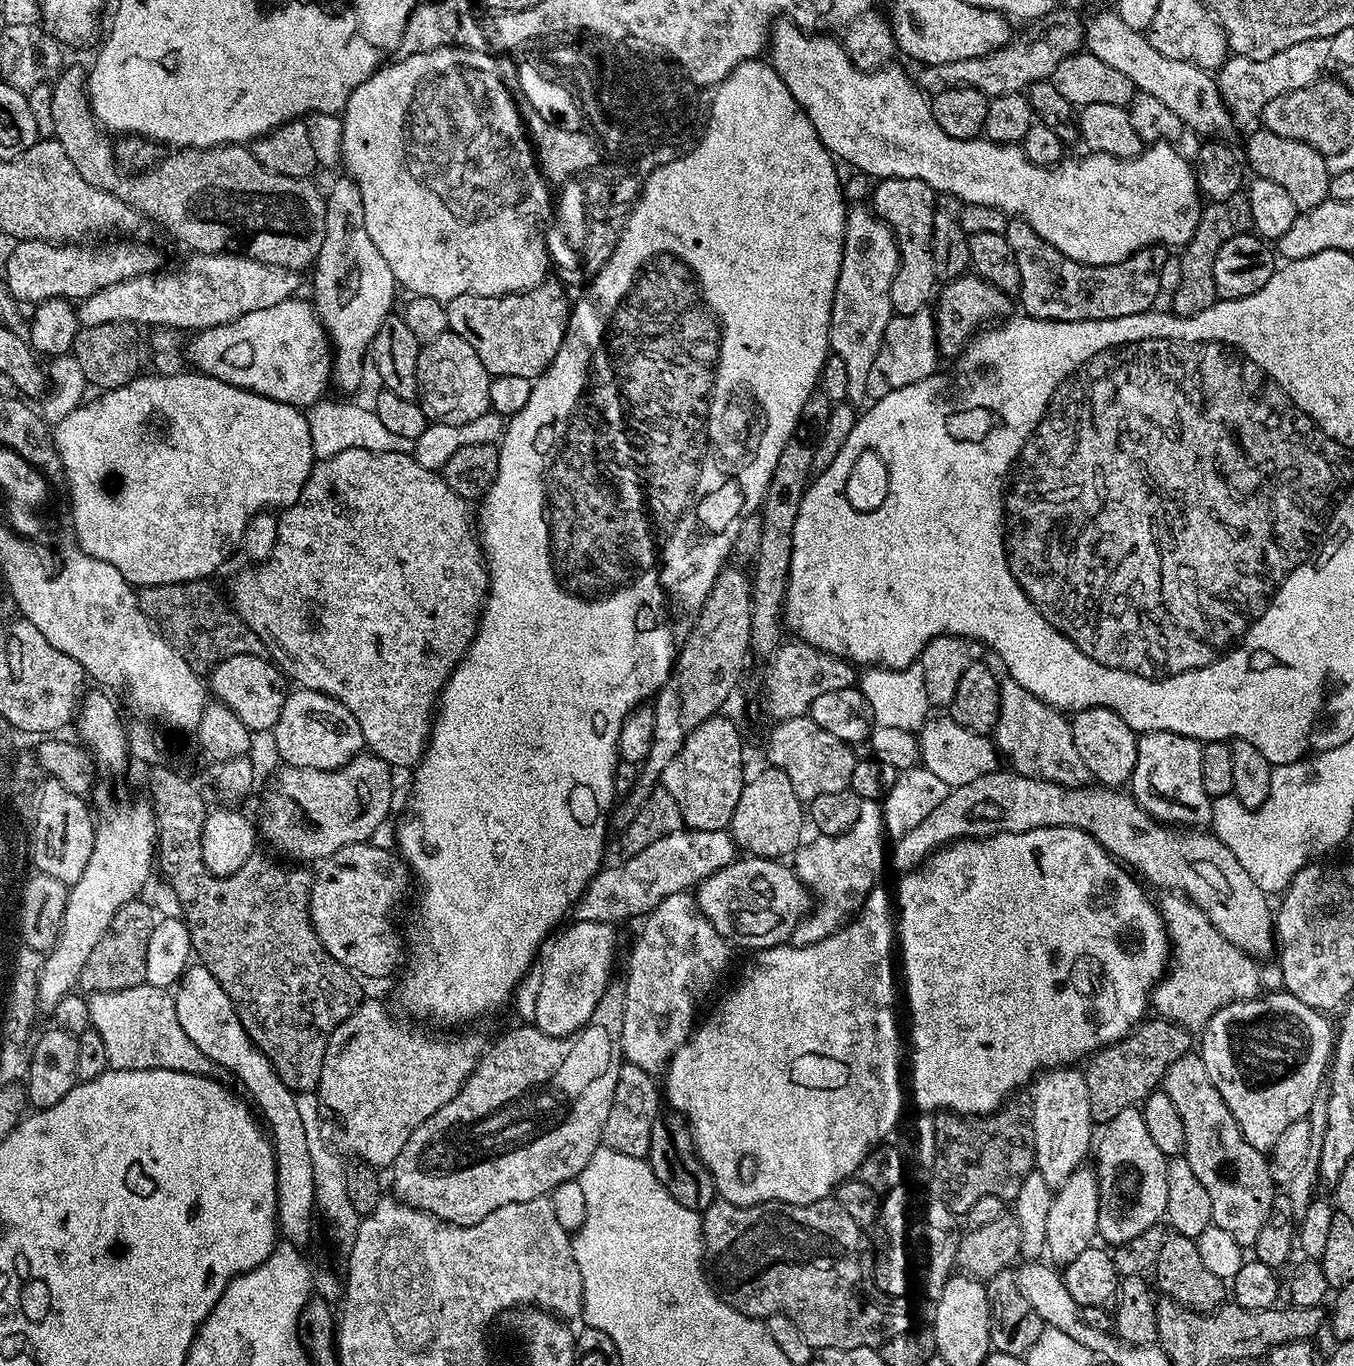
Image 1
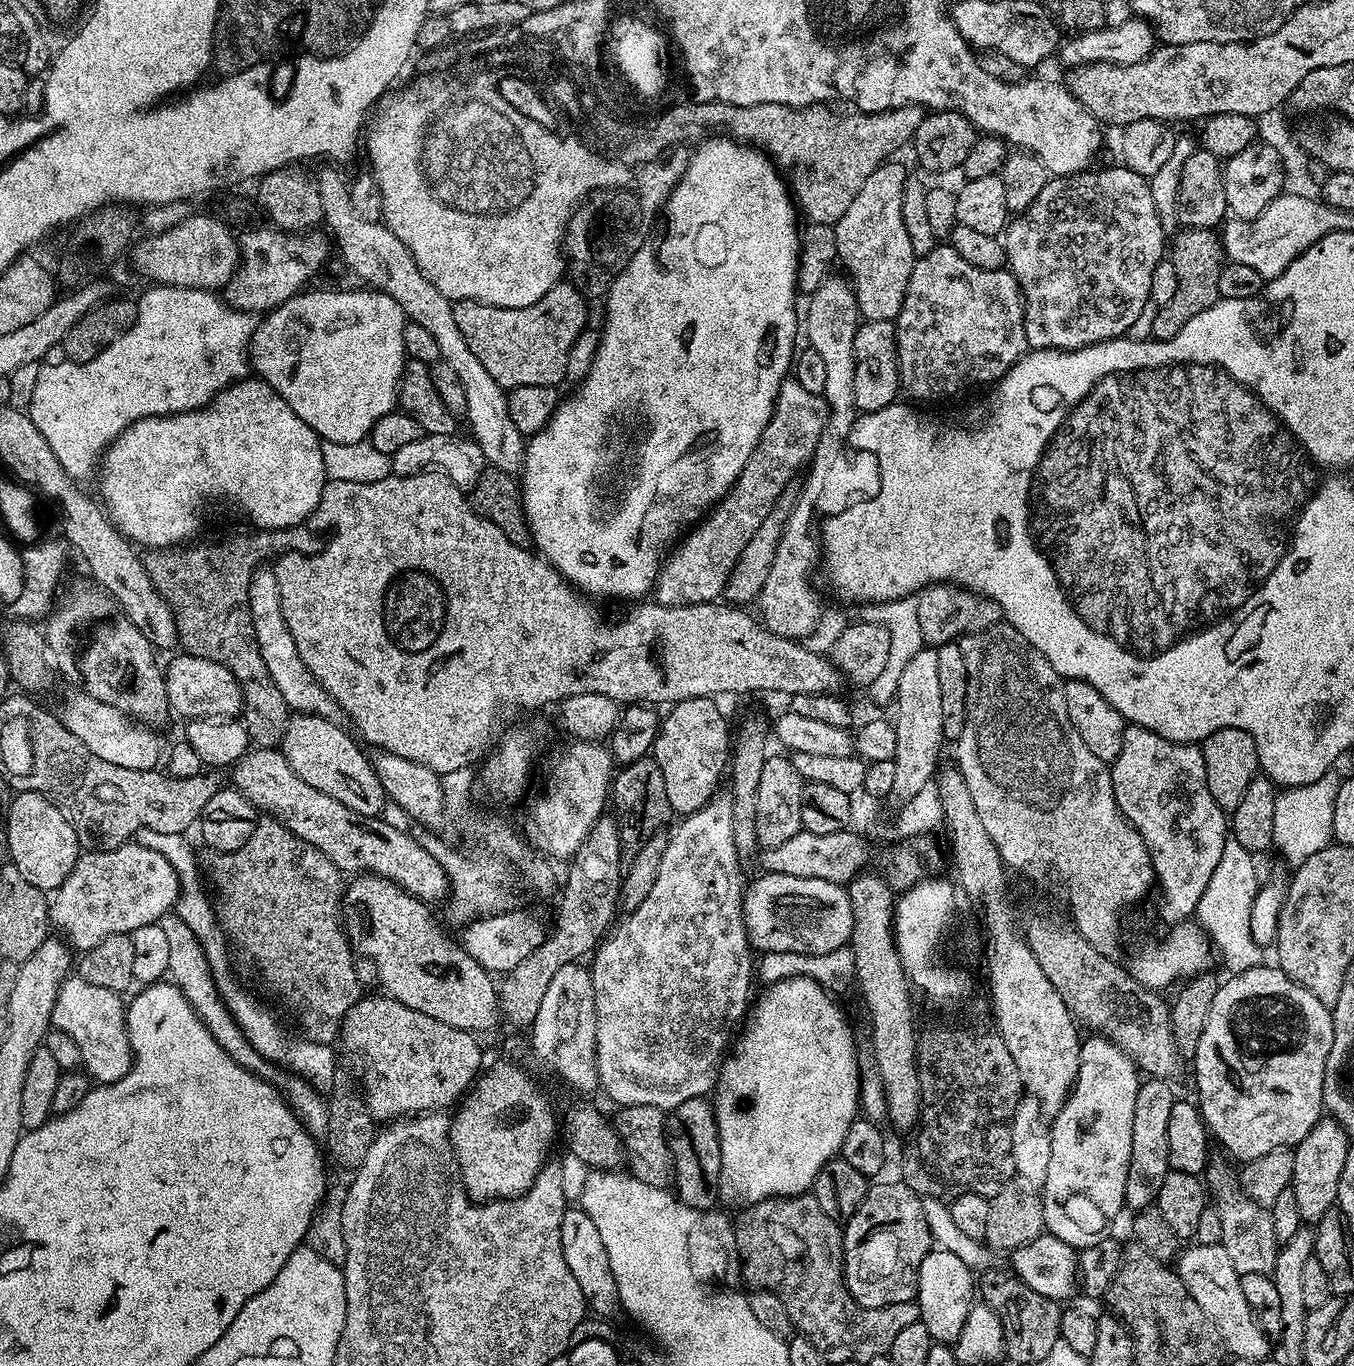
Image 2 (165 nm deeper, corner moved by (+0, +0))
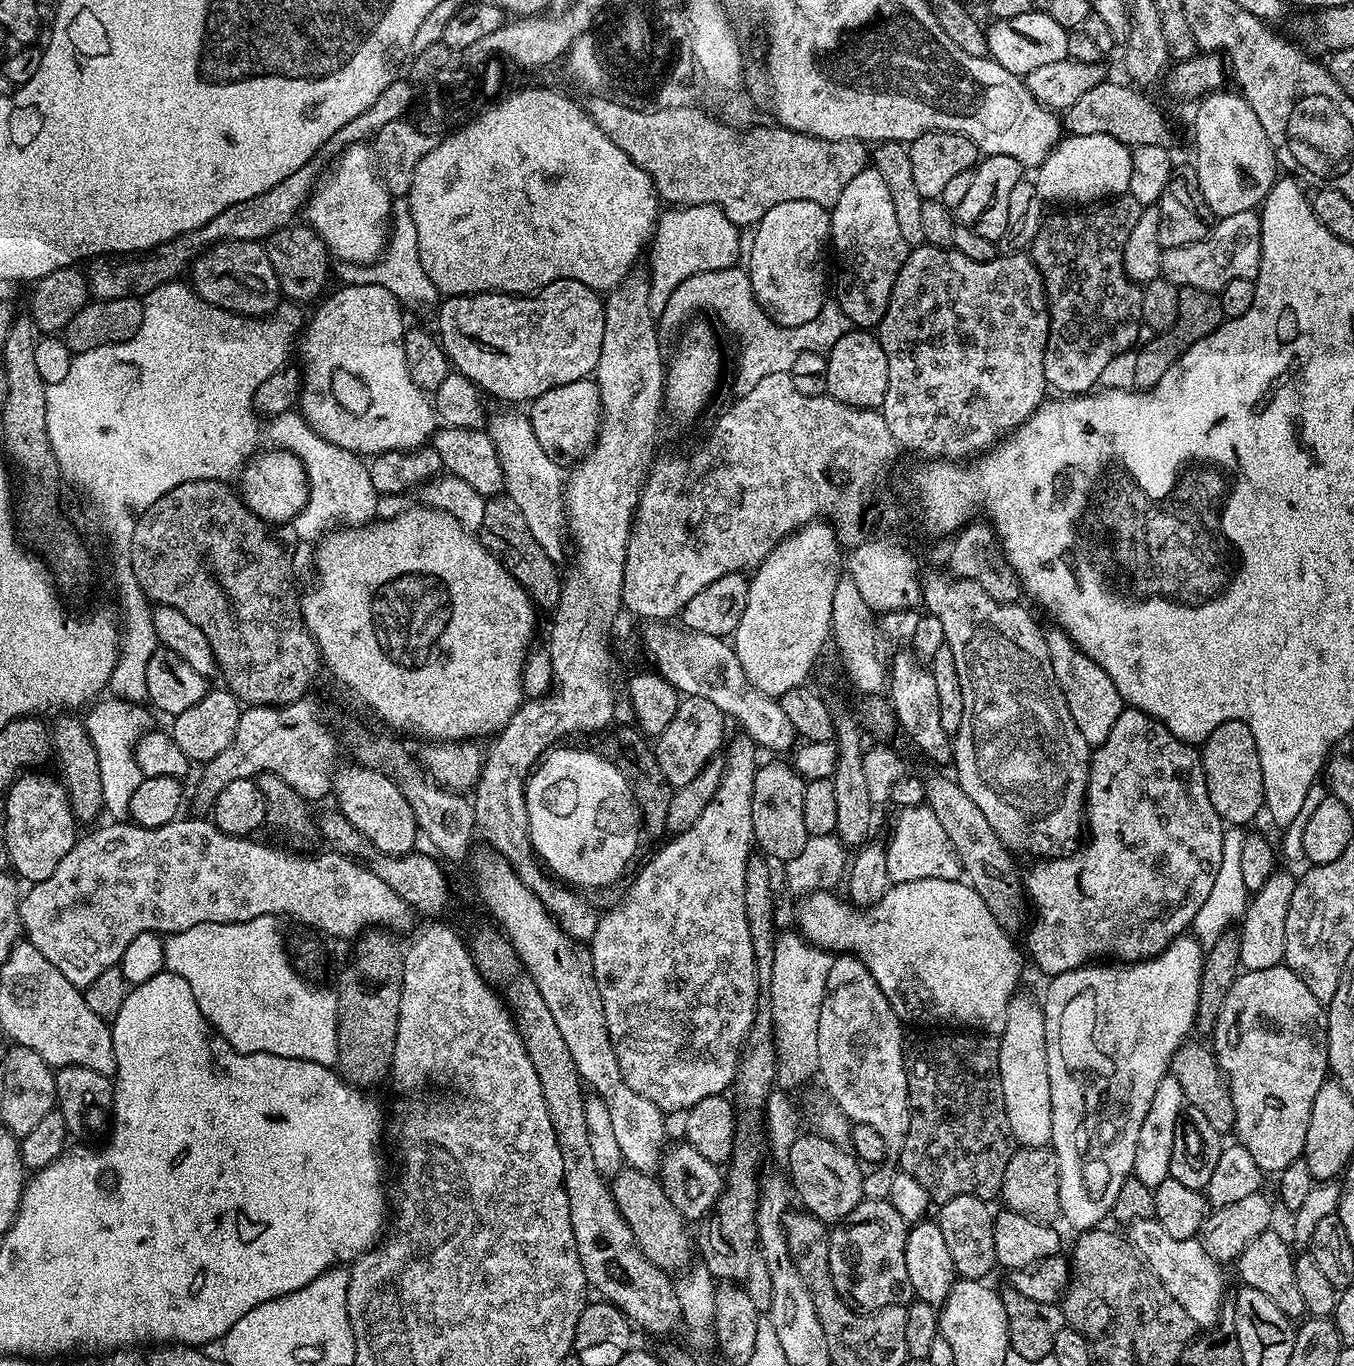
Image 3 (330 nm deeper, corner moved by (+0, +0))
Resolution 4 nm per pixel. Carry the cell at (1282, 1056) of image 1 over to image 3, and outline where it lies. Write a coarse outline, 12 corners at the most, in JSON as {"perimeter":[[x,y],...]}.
{"perimeter":[[1283,963],[1237,976],[1214,1039],[1235,1139],[1304,1155],[1328,1014]]}

